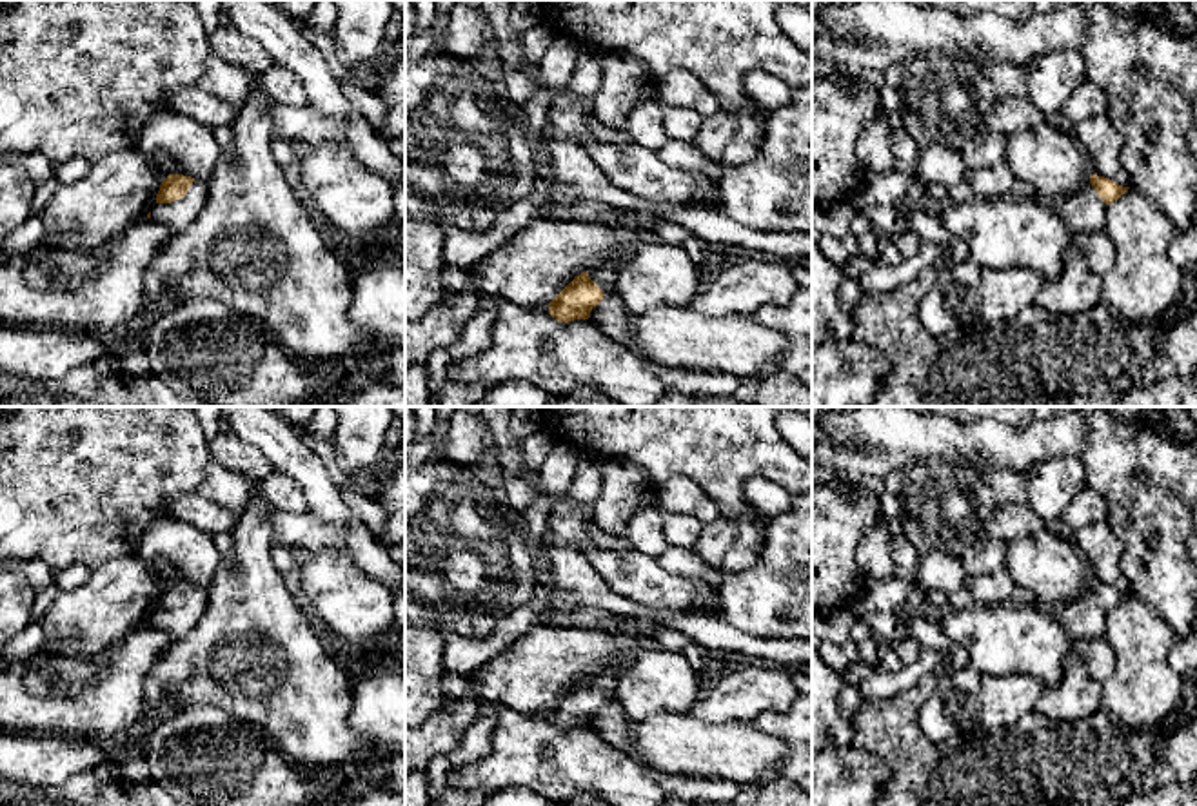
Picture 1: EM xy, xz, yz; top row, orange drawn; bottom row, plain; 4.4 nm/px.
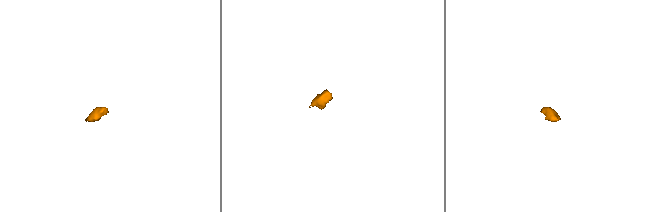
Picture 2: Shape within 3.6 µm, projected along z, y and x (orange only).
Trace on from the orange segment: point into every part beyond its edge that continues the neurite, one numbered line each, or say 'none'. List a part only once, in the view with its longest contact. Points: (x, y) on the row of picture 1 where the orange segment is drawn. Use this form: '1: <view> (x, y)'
1: xy (178, 215)

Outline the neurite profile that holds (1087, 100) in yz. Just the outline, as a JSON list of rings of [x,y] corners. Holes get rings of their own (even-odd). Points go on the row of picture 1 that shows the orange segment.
[[[1084,82],[1073,89],[1063,113],[1073,122],[1081,123],[1093,116],[1103,116],[1108,113],[1108,102],[1104,93],[1092,82]]]

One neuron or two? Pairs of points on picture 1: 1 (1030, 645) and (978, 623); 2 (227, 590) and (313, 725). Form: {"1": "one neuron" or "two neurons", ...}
{"1": "one neuron", "2": "one neuron"}

